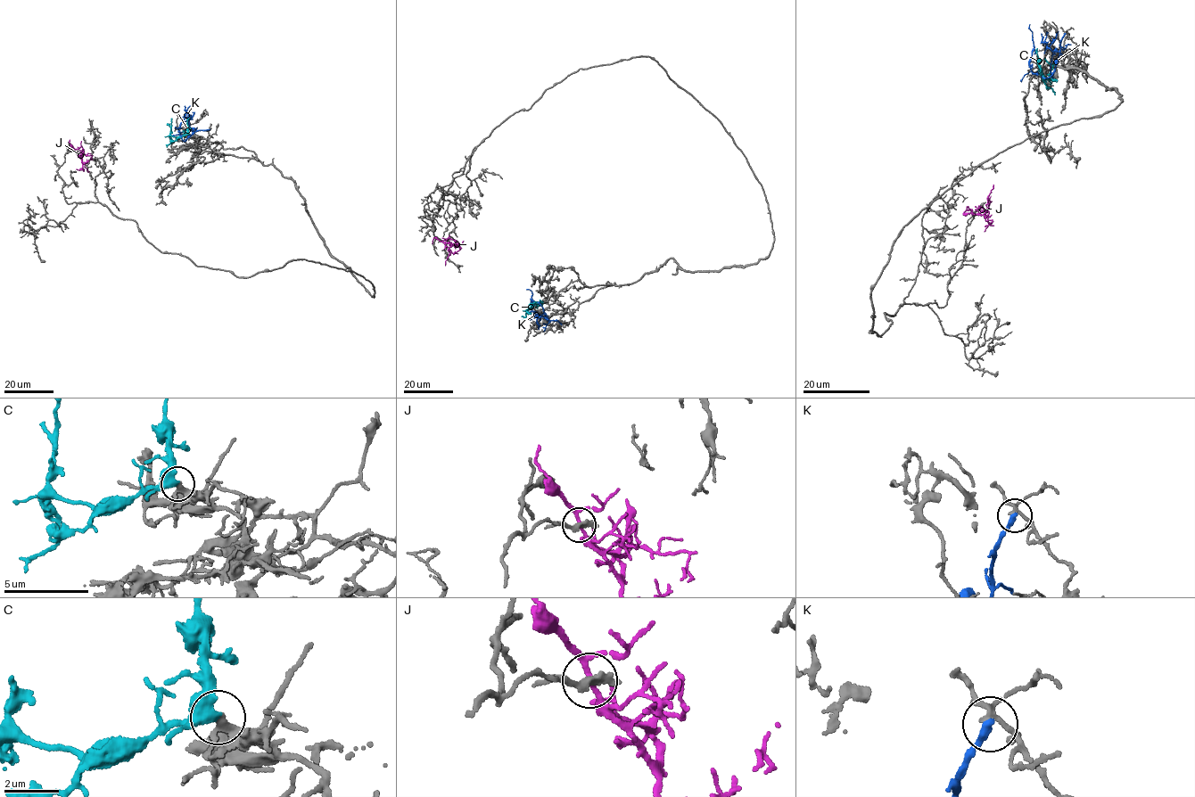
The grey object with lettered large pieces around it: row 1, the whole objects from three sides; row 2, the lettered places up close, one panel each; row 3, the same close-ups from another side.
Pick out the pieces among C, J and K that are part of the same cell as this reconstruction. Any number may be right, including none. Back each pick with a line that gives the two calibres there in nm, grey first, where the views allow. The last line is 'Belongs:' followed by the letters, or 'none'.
C: Thickness 240 nm (grey) against 320 nm
Belongs: C

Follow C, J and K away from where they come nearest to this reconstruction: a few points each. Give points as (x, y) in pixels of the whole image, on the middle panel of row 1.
C: (542, 301), (527, 311), (525, 317), (522, 316)
J: (442, 242), (451, 251), (445, 265)
K: (561, 324), (549, 320), (541, 306), (531, 299), (534, 314)

